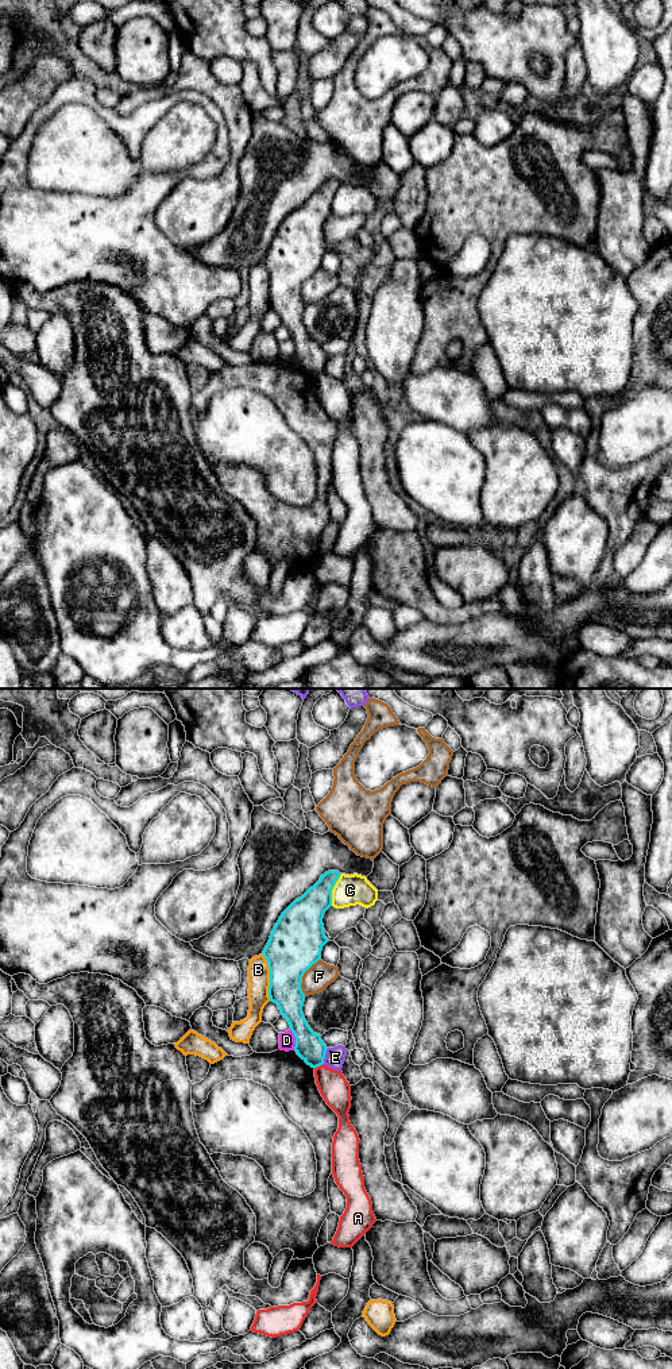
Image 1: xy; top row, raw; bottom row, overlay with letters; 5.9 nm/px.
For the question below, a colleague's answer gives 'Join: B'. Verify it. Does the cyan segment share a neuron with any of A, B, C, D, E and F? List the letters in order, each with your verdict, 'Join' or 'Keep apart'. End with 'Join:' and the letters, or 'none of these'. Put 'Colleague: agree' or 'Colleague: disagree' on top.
Colleague: disagree
A: Keep apart
B: Keep apart
C: Keep apart
D: Keep apart
E: Keep apart
F: Keep apart
Join: none of these

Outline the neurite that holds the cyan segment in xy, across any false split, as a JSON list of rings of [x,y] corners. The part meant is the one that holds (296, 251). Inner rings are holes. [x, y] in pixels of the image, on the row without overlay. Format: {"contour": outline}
{"contour": [[[339,180],[325,181],[313,196],[296,208],[279,225],[263,259],[270,277],[270,309],[278,313],[281,324],[290,333],[290,339],[296,346],[294,359],[312,377],[324,373],[328,356],[321,344],[310,338],[304,325],[305,302],[302,301],[301,292],[304,282],[321,267],[323,255],[329,250],[324,242],[323,227],[332,215],[332,198],[340,184]]]}

